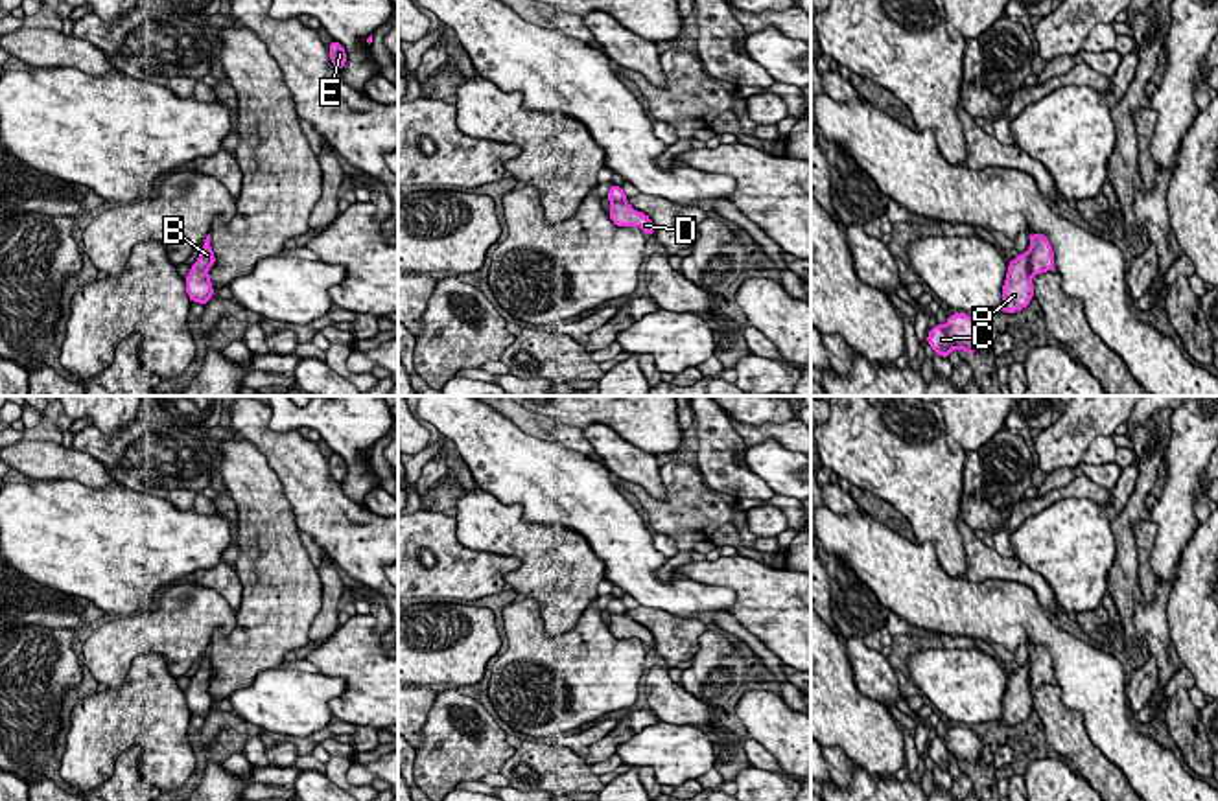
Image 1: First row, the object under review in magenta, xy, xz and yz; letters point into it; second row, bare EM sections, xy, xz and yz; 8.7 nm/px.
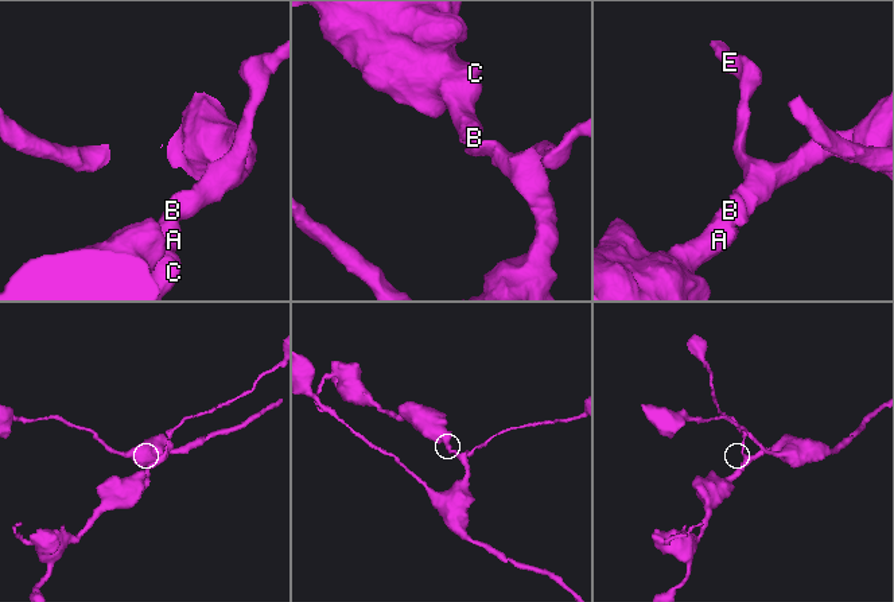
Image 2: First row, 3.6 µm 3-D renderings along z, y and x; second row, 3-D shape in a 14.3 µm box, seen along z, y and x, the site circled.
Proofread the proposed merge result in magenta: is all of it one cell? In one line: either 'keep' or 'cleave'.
keep

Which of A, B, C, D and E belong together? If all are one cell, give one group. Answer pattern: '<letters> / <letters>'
A B C D E

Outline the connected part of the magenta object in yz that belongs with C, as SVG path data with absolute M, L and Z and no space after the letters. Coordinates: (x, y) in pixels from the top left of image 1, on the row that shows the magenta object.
M966 313L947 317L947 322L929 330L927 342L932 352L949 359L951 350L966 350L969 355L977 352L982 339L982 326Z

